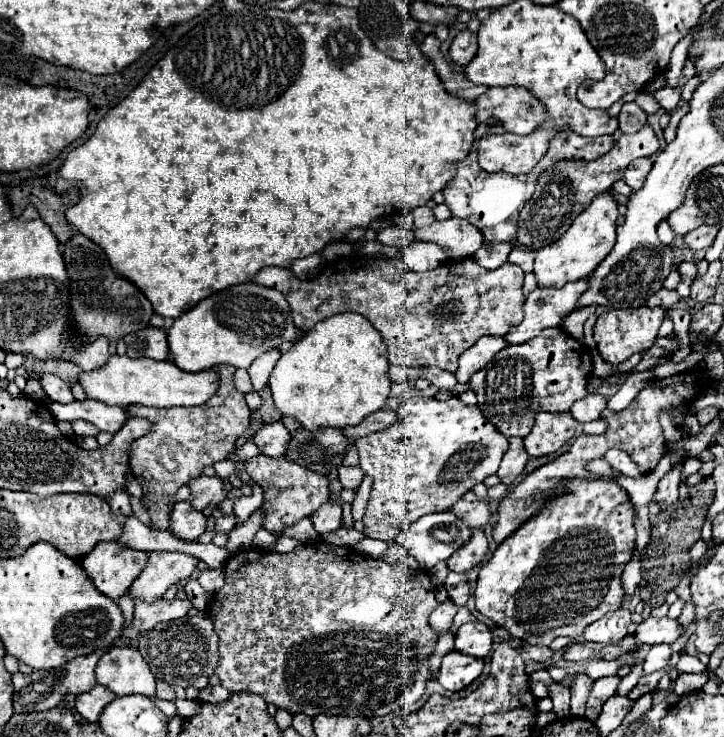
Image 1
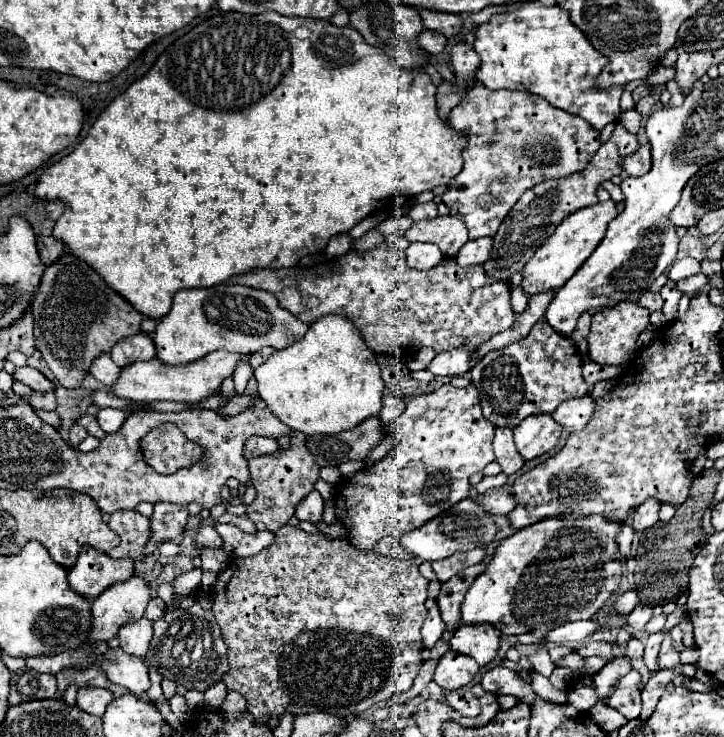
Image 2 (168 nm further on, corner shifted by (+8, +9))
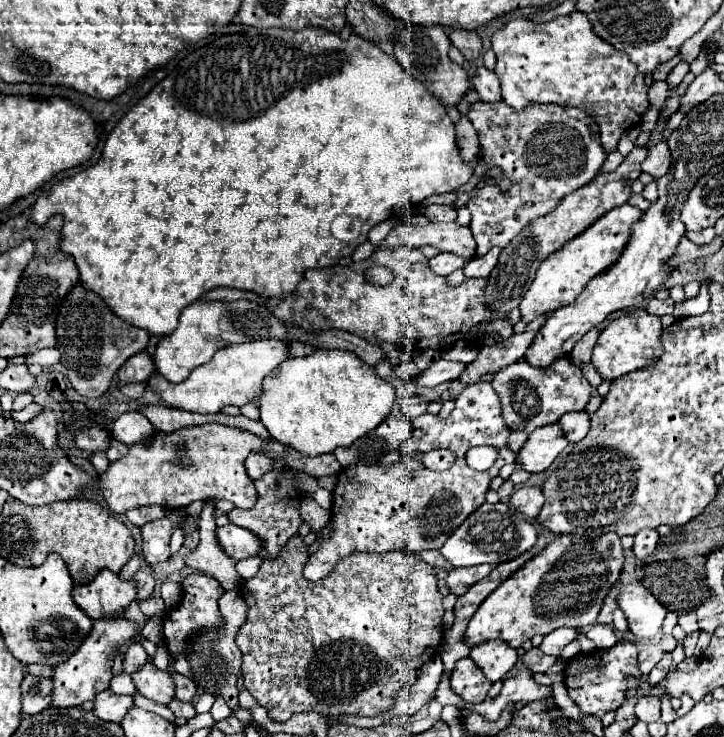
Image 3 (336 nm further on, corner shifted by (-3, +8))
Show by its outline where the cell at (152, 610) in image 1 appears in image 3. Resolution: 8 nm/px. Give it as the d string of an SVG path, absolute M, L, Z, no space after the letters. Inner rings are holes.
M133 643L133 645L129 647L129 651L127 651L127 655L125 655L125 661L123 661L125 673L131 675L133 671L141 669L147 661L149 661L149 655L147 655L145 649L141 647L141 643Z

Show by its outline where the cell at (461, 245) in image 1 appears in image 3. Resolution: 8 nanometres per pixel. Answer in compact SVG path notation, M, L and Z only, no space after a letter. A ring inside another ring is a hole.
M429 223L425 227L405 227L397 225L389 231L389 235L381 241L381 249L393 249L399 245L421 247L433 245L439 251L449 251L465 261L473 259L475 255L475 239L469 227L457 223Z

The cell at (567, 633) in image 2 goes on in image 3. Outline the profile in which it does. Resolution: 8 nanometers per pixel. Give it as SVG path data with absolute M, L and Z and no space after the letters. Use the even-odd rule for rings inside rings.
M567 627L555 629L555 631L551 631L549 635L545 635L545 639L543 639L543 643L541 643L539 649L541 649L545 655L559 657L559 653L565 649L565 645L569 645L571 641L575 641L577 635L579 635L579 629L567 629Z

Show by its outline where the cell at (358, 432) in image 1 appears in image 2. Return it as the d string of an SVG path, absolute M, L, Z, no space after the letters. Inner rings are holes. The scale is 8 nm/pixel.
M384 396L384 400L382 400L382 410L380 410L378 418L382 420L382 424L390 424L390 422L396 420L404 410L406 410L406 400L404 400L404 398Z

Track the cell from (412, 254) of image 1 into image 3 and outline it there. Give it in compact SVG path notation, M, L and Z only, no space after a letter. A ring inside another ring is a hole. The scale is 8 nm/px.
M439 253L429 259L429 269L437 275L443 275L443 277L451 275L455 269L461 269L463 265L465 265L465 259L461 259L455 253Z

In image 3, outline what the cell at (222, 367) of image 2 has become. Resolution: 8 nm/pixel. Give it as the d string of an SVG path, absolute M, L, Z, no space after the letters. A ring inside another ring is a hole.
M261 339L251 343L227 345L213 355L211 361L195 367L191 375L181 383L167 383L159 373L153 373L147 379L147 387L159 395L169 407L179 407L197 413L219 413L225 405L245 405L253 397L259 397L263 391L263 379L271 373L279 363L287 359L287 343Z

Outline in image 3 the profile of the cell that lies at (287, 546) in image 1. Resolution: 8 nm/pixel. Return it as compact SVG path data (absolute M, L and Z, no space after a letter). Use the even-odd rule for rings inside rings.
M229 523L227 527L217 529L217 537L225 553L237 561L259 555L259 537L255 537L255 533L247 533L247 529L239 529Z

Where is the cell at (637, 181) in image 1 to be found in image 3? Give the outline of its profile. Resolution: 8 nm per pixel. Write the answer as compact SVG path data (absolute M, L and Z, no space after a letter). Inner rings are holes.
M665 141L649 147L649 155L647 159L643 161L641 169L645 173L649 173L651 177L663 177L667 173L667 169L671 167L671 155L669 155L669 147Z

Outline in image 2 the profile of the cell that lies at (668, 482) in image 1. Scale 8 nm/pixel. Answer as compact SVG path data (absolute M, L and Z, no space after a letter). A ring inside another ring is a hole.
M648 500L648 504L642 504L640 508L636 508L634 512L634 532L642 532L650 526L654 526L658 522L658 512L660 512L660 502L656 500Z

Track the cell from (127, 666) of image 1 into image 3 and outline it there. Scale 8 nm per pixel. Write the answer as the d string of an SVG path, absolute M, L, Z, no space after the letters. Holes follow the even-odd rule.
M151 661L147 665L143 665L143 669L135 671L131 677L133 677L137 691L143 697L153 699L155 703L167 705L169 699L175 695L175 683L173 683L171 675L167 671L157 669Z

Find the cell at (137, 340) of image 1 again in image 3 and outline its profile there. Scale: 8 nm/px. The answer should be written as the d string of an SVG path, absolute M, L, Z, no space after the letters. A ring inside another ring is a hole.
M141 351L135 357L129 357L125 365L117 371L119 383L129 383L129 381L147 381L149 375L155 371L155 361L149 351Z

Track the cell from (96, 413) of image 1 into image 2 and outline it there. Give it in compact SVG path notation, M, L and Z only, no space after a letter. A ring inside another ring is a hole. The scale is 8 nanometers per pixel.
M102 408L96 416L98 424L102 426L102 430L106 434L118 432L122 428L122 424L126 422L126 418L128 418L128 414L124 410L116 410L116 408Z

